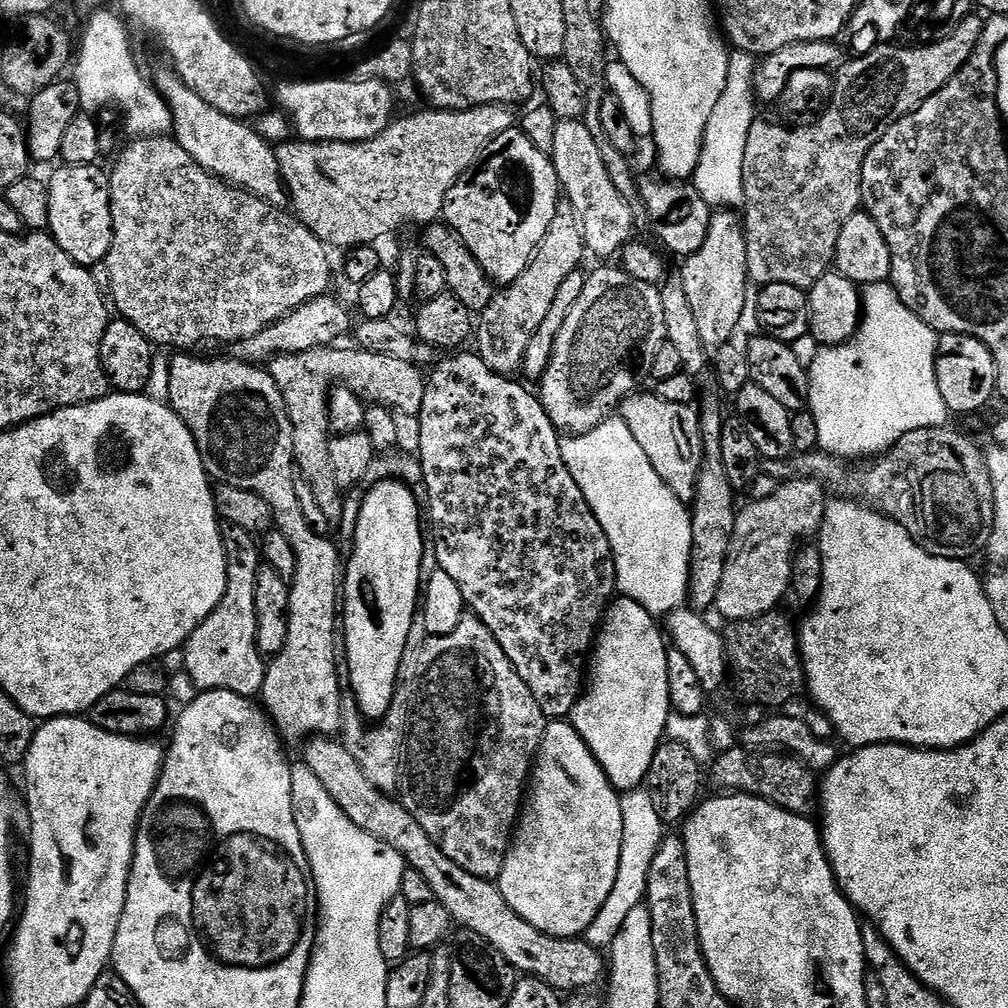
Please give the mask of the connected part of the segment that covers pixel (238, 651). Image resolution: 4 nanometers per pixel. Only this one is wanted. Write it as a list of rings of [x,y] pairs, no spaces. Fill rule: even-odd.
[[[225,523],[222,528],[222,542],[226,554],[226,594],[222,602],[188,636],[184,643],[184,668],[205,692],[226,690],[239,696],[256,698],[264,690],[265,657],[260,655],[256,645],[256,615],[254,614],[254,586],[258,586],[258,570],[262,557],[257,537],[242,530],[242,526]]]

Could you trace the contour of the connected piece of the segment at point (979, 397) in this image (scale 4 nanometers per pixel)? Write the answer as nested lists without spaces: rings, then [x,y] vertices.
[[[946,332],[936,345],[936,377],[938,390],[942,390],[942,402],[946,402],[949,413],[976,412],[991,402],[996,391],[996,363],[990,350],[973,336],[957,332]]]

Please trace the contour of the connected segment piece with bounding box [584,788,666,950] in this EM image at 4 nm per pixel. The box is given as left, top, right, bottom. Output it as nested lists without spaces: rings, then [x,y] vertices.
[[[639,788],[623,793],[619,805],[622,809],[622,851],[619,854],[618,877],[614,882],[614,890],[610,892],[598,917],[594,918],[594,922],[590,924],[584,935],[588,944],[601,950],[612,944],[622,924],[626,922],[627,915],[641,907],[645,901],[650,865],[666,834],[664,823],[658,816],[647,789]]]

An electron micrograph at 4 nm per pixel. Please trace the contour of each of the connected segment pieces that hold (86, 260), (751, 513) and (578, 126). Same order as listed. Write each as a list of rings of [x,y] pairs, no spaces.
[[[96,164],[60,166],[47,181],[50,194],[50,222],[47,231],[53,240],[74,258],[74,262],[91,266],[107,261],[112,241],[110,214],[110,176]]]
[[[805,478],[783,481],[770,498],[752,500],[737,511],[730,554],[726,558],[726,570],[722,570],[722,586],[714,605],[715,611],[725,616],[725,621],[758,618],[773,611],[779,605],[776,603],[789,595],[792,559],[801,542],[821,531],[825,507],[824,488],[817,480]]]
[[[557,119],[556,129],[552,137],[554,138],[554,146],[550,153],[552,165],[558,174],[563,199],[571,206],[572,212],[579,220],[580,228],[584,232],[585,249],[591,255],[593,252],[596,256],[615,257],[620,249],[633,239],[632,207],[624,201],[622,194],[618,194],[618,190],[614,190],[614,182],[610,182],[610,174],[606,174],[606,162],[602,162],[602,154],[598,154],[598,142],[591,136],[590,130],[586,130],[583,119]]]

